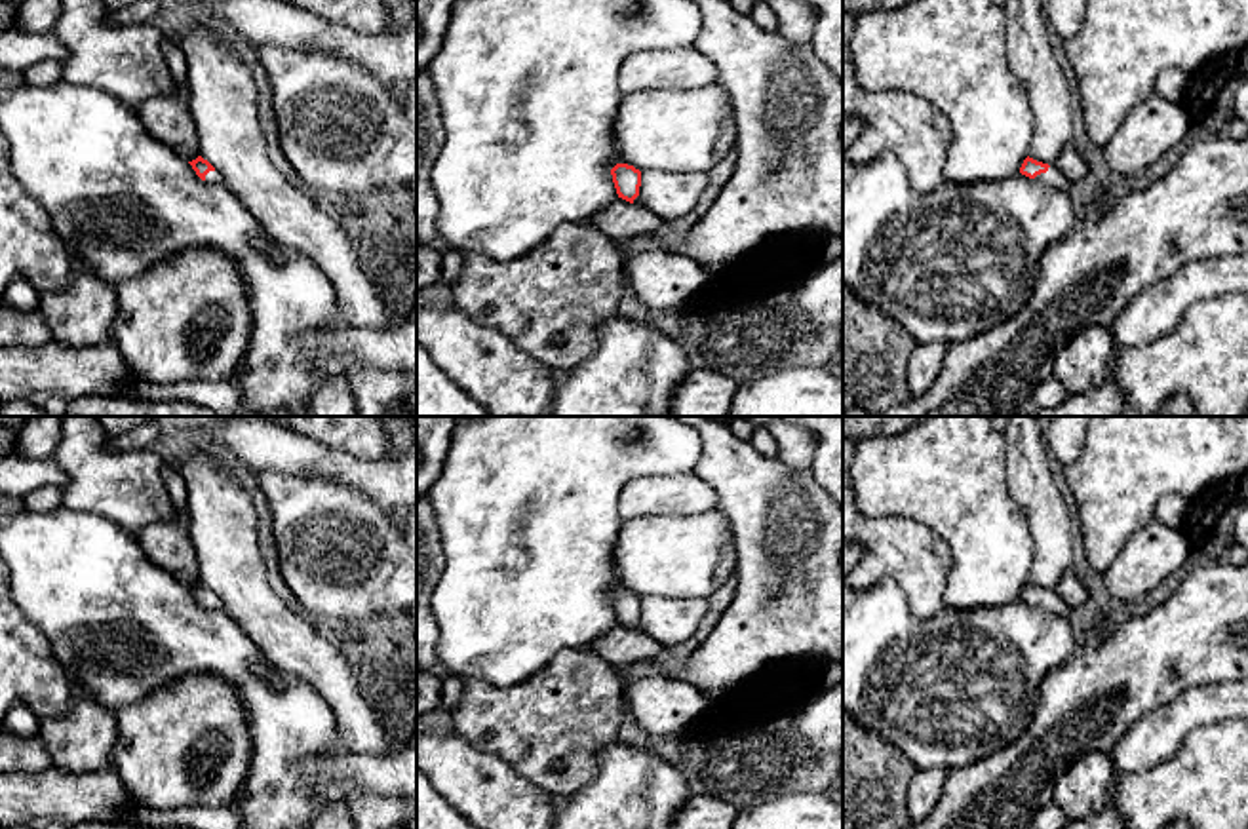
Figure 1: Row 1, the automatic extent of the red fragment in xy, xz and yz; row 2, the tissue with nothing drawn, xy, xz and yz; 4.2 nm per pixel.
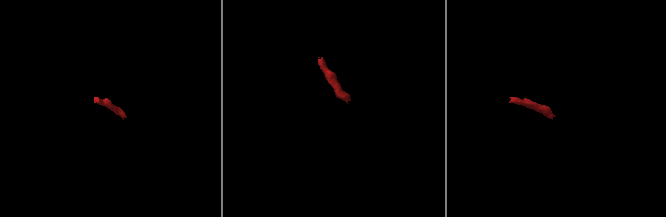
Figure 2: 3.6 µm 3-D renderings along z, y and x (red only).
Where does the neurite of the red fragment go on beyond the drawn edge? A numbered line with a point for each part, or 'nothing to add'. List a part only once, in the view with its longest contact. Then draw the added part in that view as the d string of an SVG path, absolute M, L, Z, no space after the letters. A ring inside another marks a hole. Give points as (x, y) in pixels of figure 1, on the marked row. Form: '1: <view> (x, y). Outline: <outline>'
1: yz (1052, 177). Outline: M1050 165L1046 173L1037 175L1035 179L1052 188L1071 194L1071 184L1056 165Z

